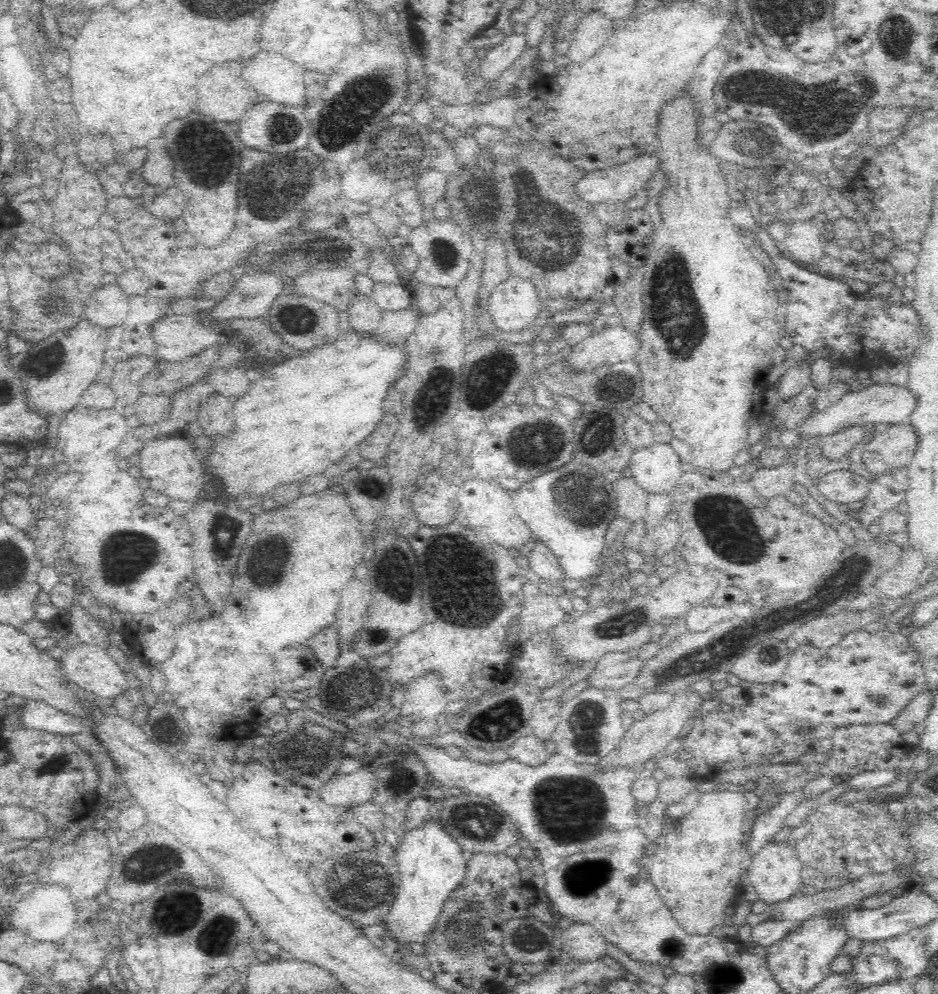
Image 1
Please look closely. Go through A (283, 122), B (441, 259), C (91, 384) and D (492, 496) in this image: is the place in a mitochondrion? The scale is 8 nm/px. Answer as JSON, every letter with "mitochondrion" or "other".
{"A":"mitochondrion","B":"mitochondrion","C":"other","D":"other"}

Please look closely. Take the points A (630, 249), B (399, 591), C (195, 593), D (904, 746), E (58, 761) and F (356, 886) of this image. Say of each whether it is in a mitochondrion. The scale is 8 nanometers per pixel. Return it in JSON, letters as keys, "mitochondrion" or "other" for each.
{"A":"other","B":"mitochondrion","C":"other","D":"other","E":"mitochondrion","F":"mitochondrion"}

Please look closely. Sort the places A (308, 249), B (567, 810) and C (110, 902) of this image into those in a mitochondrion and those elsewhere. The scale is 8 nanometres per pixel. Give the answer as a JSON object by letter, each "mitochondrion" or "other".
{"A":"other","B":"mitochondrion","C":"other"}

